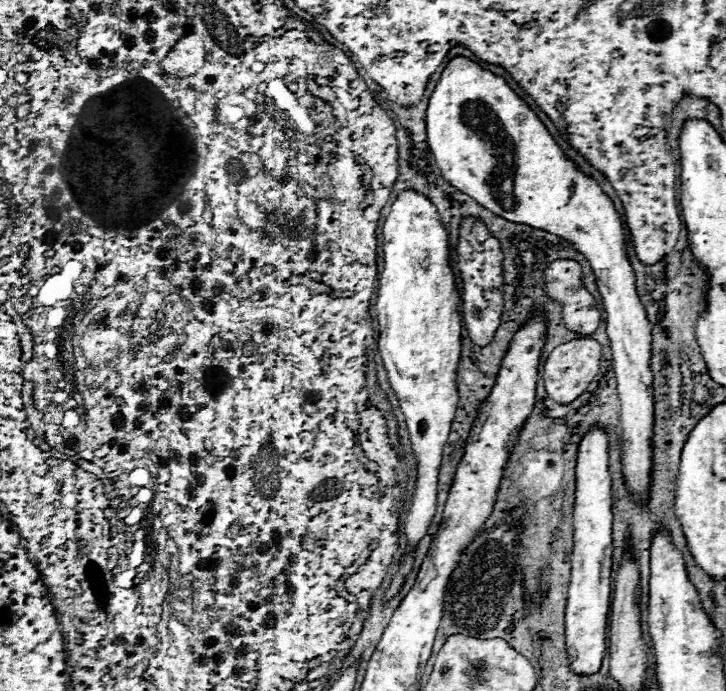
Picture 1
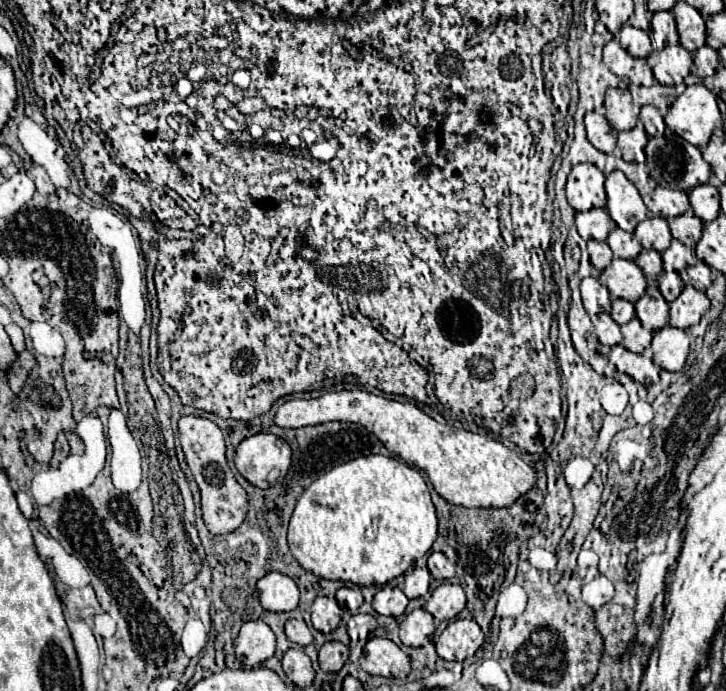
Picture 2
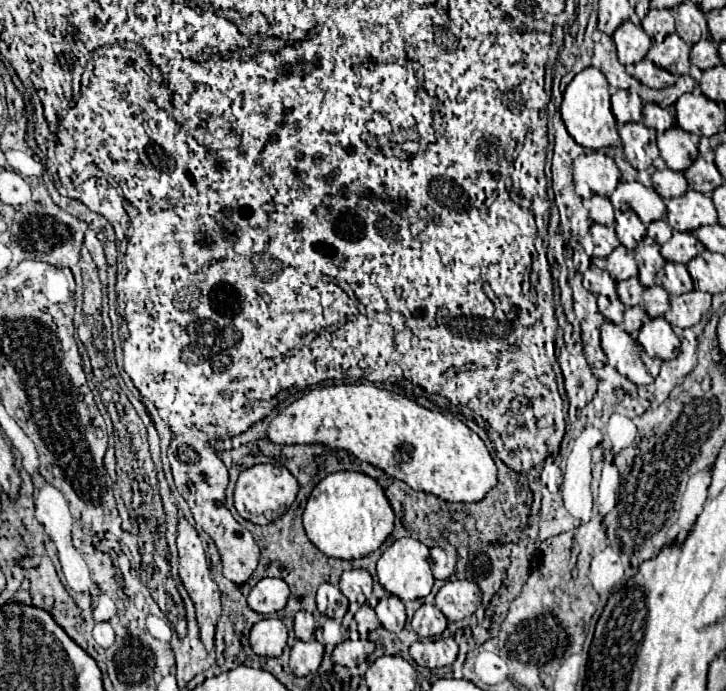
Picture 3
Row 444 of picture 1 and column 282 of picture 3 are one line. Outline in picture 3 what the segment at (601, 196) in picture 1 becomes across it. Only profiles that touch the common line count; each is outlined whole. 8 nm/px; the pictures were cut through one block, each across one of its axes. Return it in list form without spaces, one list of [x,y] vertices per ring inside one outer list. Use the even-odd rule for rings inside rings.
[[[264,618],[250,630],[250,646],[258,656],[280,656],[286,640],[288,632],[280,618]]]

